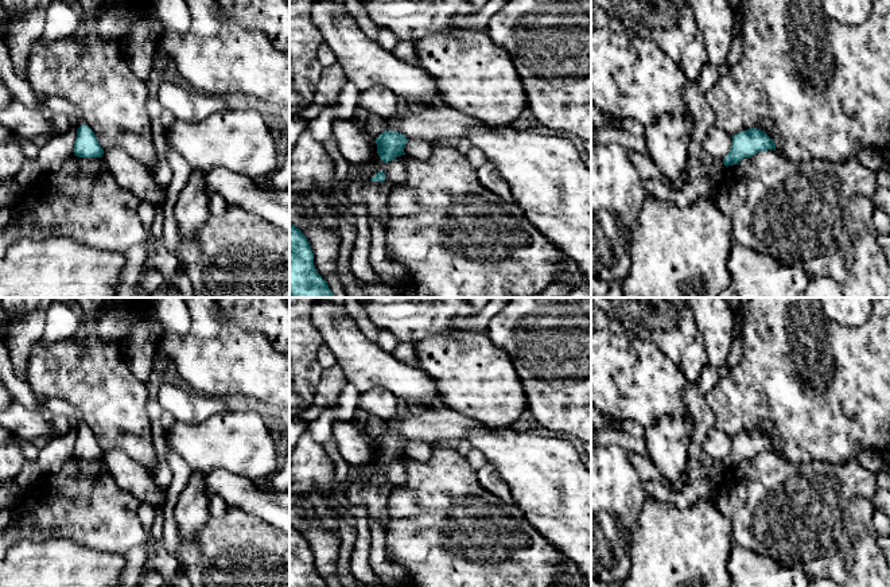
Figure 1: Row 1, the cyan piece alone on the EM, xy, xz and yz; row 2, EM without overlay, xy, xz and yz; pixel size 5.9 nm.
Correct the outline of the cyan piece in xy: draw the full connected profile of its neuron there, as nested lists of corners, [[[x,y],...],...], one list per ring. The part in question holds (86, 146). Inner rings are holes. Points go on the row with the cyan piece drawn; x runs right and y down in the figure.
[[[82,124],[77,129],[74,155],[78,158],[102,158],[104,155],[94,132],[88,125]]]

